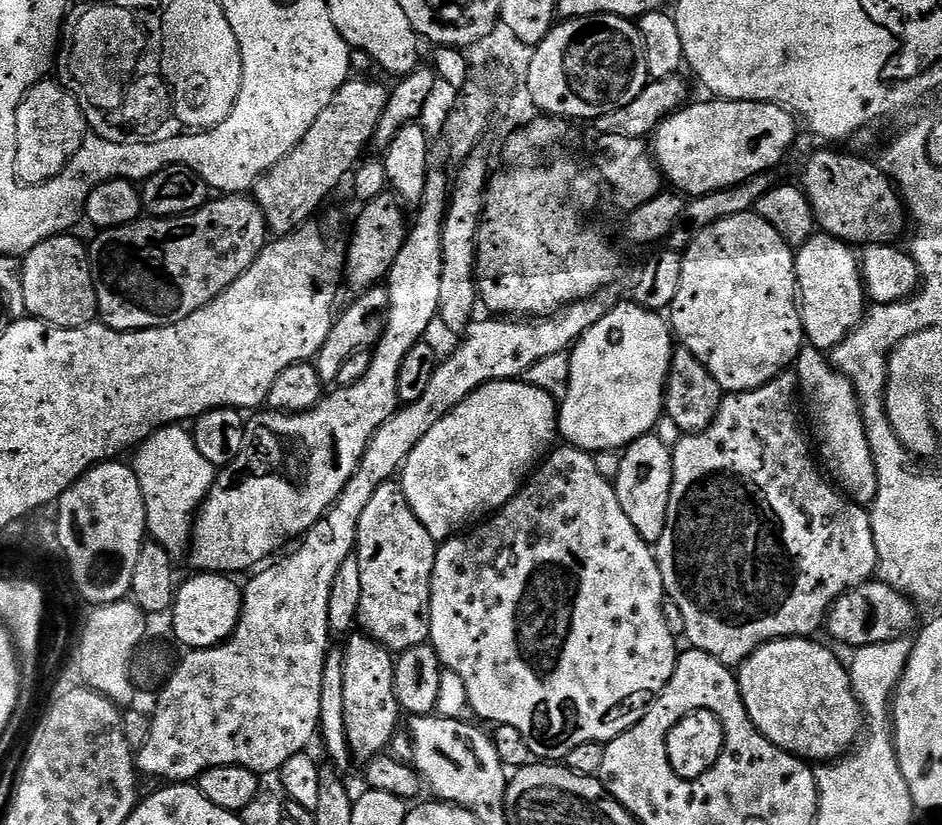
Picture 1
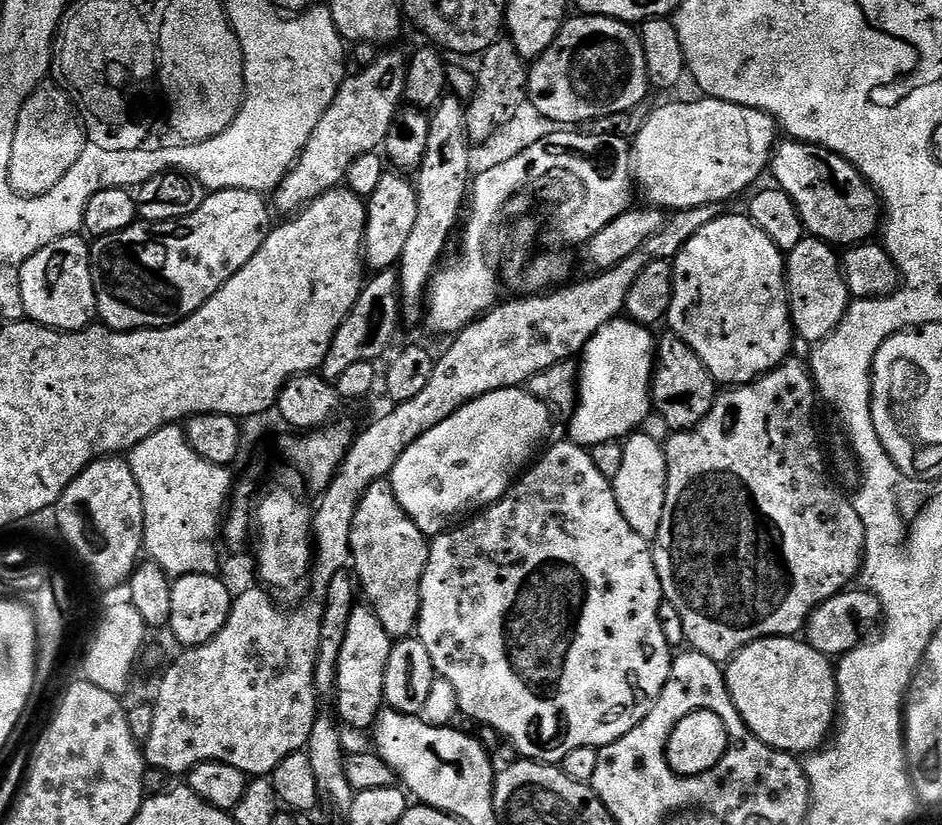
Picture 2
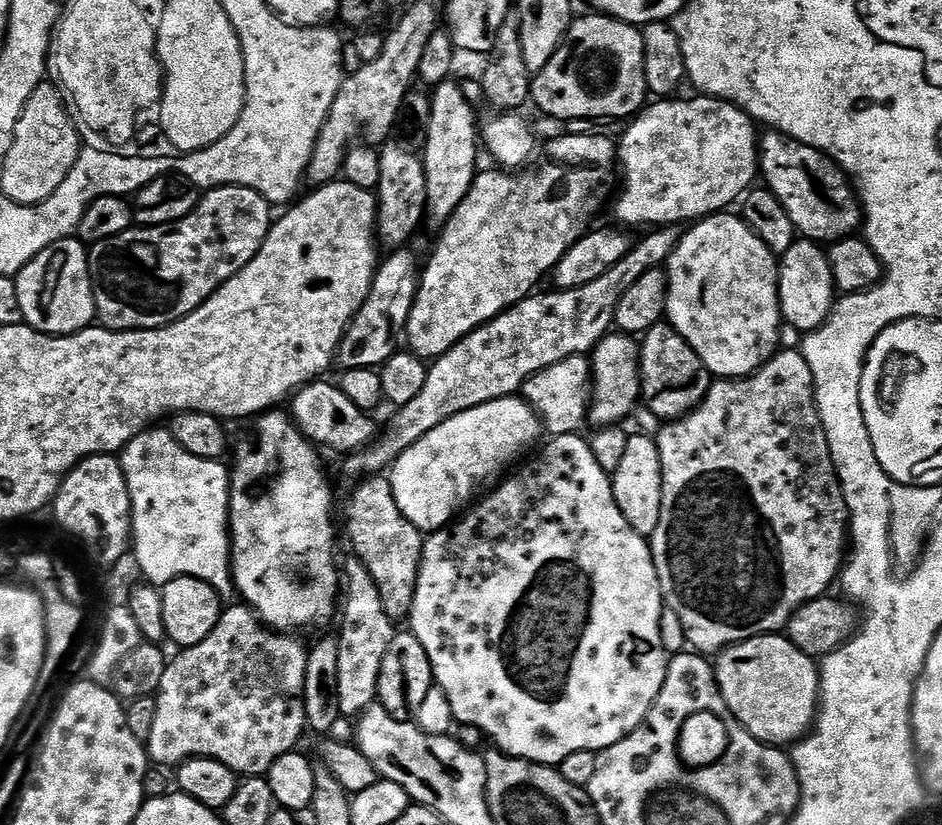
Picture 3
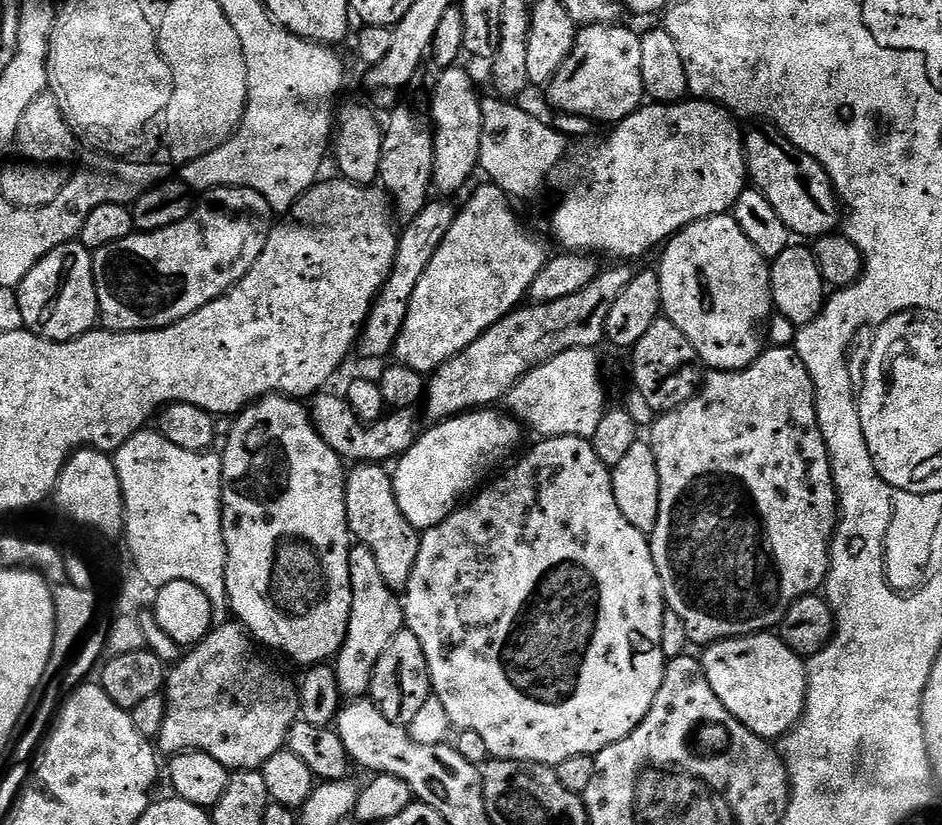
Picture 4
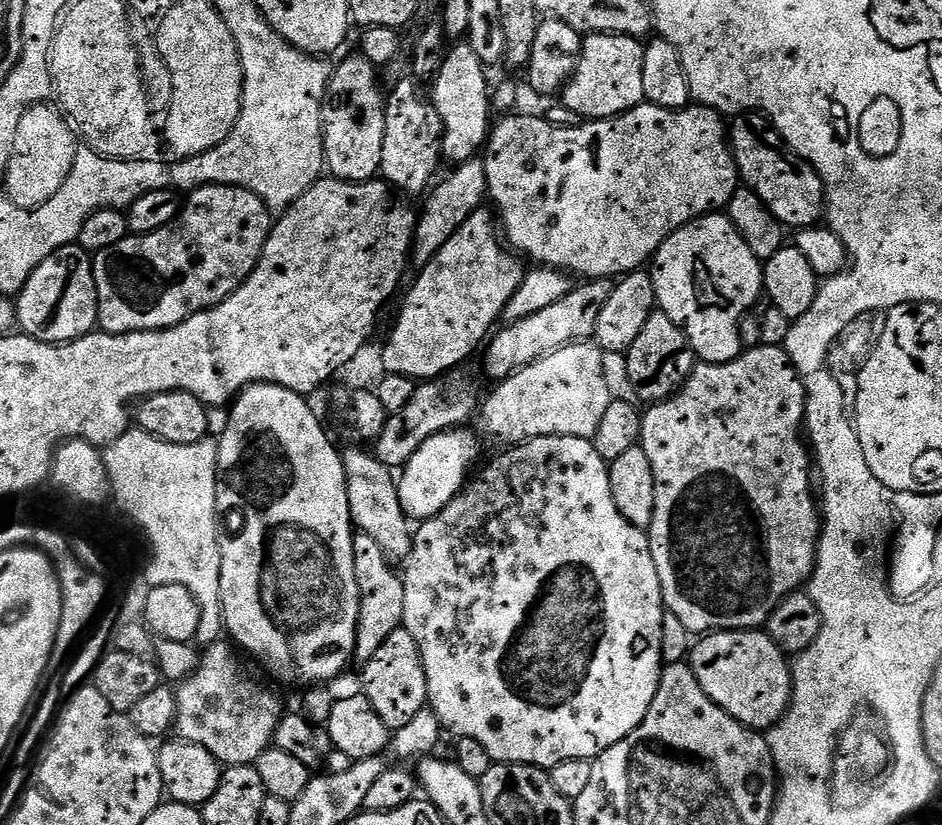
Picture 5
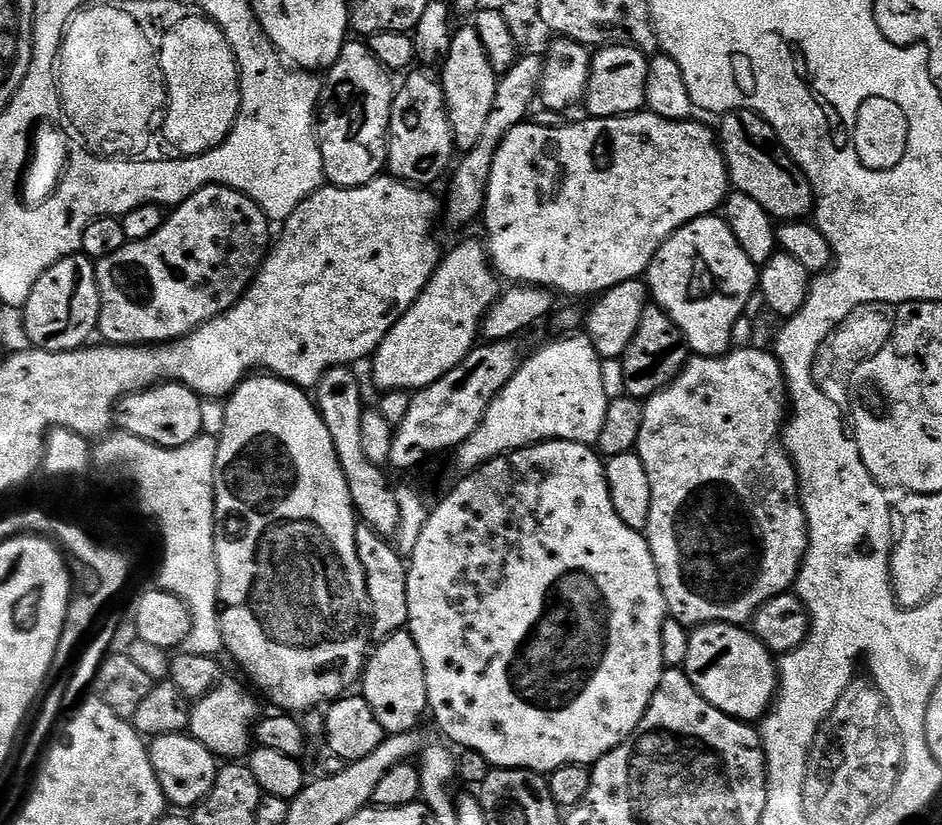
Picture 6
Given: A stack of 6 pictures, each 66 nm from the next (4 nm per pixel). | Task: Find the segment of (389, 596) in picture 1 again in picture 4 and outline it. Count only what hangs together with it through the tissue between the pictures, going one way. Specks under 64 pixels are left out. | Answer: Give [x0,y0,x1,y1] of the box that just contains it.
[344,463,421,590]

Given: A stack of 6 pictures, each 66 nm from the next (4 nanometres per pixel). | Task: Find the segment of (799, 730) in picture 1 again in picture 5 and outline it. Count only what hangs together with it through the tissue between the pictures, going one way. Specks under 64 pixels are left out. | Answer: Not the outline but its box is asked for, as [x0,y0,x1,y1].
[690,630,792,730]

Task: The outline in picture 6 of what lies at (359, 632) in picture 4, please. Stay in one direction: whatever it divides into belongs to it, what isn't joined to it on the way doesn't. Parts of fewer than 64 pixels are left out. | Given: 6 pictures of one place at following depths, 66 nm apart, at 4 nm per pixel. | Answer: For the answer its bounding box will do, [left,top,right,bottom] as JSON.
[356,523,408,641]

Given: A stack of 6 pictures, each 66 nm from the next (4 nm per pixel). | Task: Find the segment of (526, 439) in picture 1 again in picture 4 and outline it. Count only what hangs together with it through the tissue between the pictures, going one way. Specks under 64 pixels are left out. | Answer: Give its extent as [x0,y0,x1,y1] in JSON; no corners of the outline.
[392,410,522,530]

